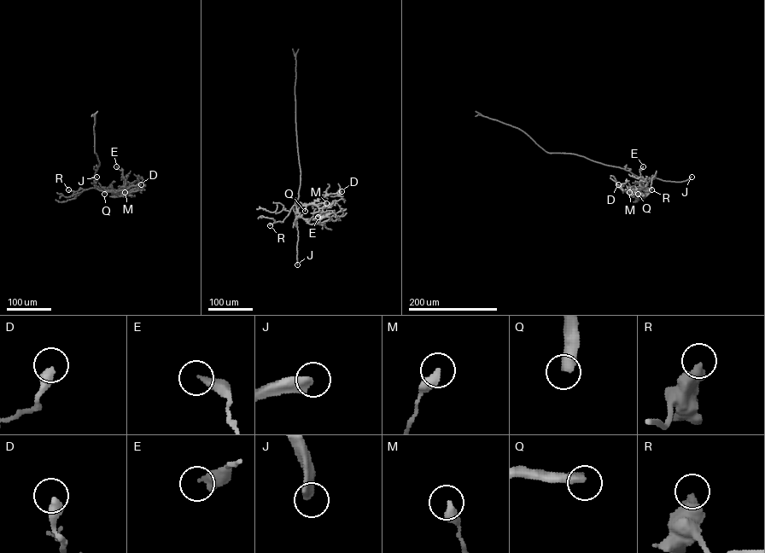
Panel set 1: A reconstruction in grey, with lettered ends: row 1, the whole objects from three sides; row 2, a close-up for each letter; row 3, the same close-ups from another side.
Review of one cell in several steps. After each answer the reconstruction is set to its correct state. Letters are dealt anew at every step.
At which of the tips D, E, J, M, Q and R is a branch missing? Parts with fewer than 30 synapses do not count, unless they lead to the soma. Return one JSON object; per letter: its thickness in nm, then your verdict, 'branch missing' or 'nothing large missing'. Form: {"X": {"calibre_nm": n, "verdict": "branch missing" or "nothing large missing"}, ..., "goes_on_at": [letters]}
{"D": {"calibre_nm": 400, "verdict": "nothing large missing"}, "E": {"calibre_nm": 360, "verdict": "nothing large missing"}, "J": {"calibre_nm": 400, "verdict": "branch missing"}, "M": {"calibre_nm": 440, "verdict": "nothing large missing"}, "Q": {"calibre_nm": 440, "verdict": "branch missing"}, "R": {"calibre_nm": 480, "verdict": "nothing large missing"}, "goes_on_at": ["J", "Q"]}

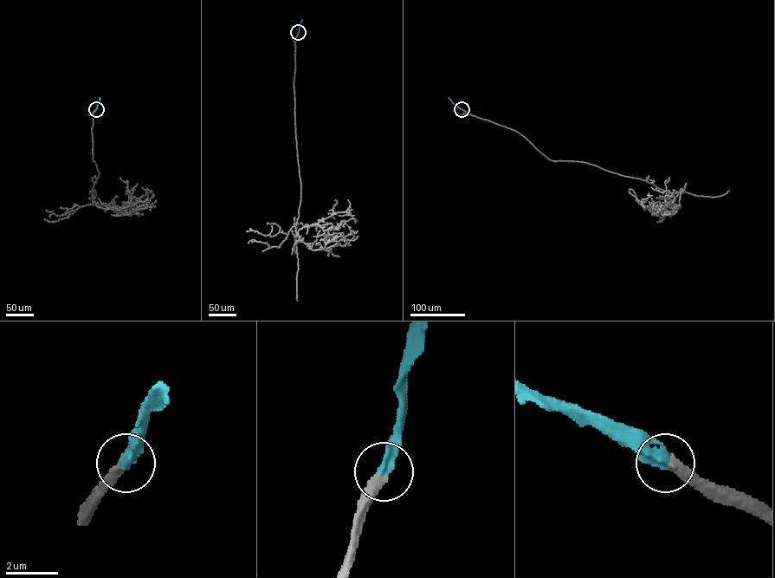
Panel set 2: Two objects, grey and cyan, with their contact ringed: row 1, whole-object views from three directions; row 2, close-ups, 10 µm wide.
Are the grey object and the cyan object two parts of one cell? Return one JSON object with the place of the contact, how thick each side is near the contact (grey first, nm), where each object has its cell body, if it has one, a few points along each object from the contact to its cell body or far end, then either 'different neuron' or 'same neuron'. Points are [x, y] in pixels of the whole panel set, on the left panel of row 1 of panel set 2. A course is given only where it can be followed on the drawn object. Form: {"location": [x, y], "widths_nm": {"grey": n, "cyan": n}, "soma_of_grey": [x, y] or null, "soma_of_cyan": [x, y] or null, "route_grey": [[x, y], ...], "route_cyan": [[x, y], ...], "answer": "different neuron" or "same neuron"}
{"location": [96, 109], "widths_nm": {"grey": 400, "cyan": 440}, "soma_of_grey": null, "soma_of_cyan": null, "route_grey": [[96, 109], [92, 131], [93, 160], [99, 176], [92, 199], [97, 204], [128, 208], [151, 191], [141, 187]], "route_cyan": [[96, 109], [100, 98]], "answer": "same neuron"}

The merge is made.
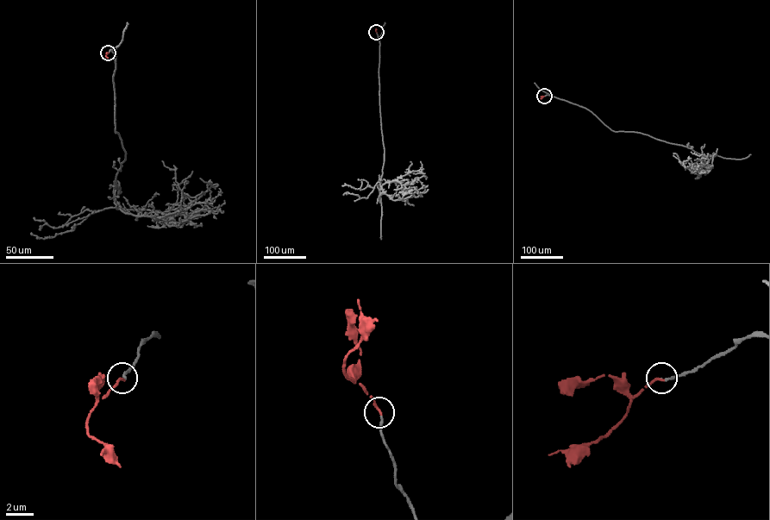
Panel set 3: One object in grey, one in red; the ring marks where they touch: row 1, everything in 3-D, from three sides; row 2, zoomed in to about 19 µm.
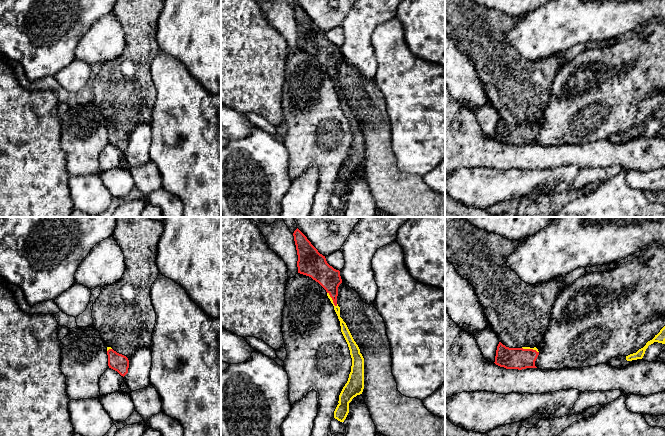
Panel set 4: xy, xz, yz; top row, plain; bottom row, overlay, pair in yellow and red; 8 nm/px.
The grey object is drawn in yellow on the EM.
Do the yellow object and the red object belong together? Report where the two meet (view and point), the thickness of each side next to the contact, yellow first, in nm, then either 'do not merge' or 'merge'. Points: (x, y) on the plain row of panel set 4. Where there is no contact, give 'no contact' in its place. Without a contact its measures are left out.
contact xz (331, 75); calibres 50 and 180 nm; merge

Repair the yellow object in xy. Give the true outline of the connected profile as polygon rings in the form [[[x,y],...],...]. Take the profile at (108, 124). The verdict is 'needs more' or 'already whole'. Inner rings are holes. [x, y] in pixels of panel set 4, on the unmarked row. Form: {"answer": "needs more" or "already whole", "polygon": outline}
{"answer": "needs more", "polygon": [[[107,123],[108,142],[117,147],[121,152],[128,149],[129,136],[126,132],[117,129],[111,123]]]}

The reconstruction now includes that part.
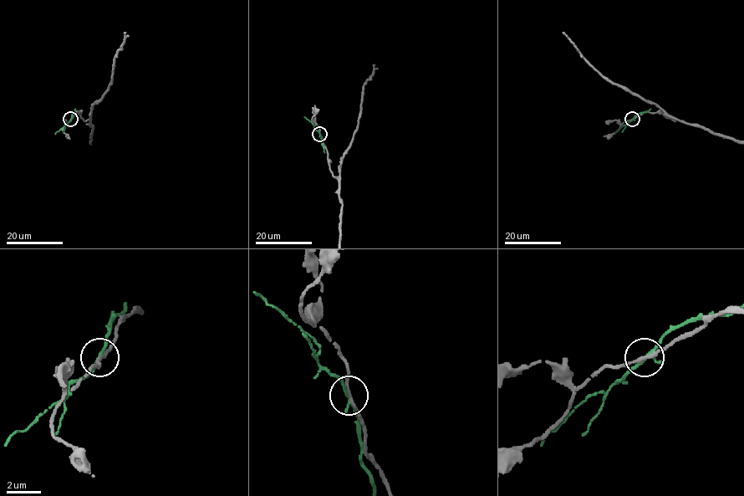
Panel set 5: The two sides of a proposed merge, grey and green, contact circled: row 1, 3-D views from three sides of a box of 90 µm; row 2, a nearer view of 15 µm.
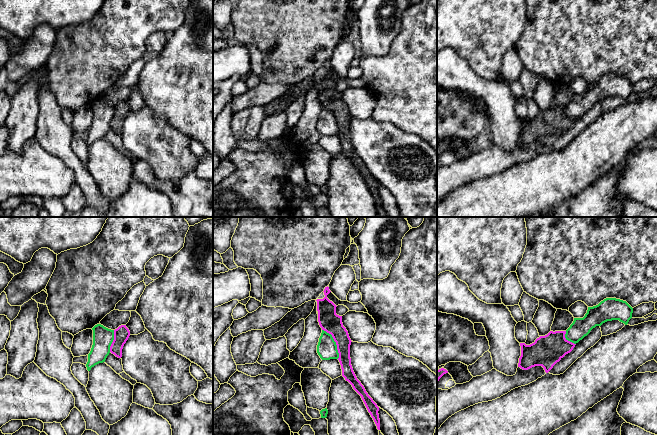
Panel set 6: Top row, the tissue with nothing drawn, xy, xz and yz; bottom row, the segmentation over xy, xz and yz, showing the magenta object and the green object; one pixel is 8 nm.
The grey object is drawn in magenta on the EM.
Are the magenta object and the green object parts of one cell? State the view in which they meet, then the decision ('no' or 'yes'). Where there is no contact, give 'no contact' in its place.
meets magenta in xz; no

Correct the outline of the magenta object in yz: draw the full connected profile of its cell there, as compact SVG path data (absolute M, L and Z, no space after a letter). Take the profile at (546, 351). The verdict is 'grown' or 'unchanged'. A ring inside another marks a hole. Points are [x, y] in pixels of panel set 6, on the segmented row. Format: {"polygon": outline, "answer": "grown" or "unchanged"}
{"polygon": "M550 331L547 335L537 338L530 345L520 343L521 356L518 367L528 370L535 366L542 366L548 373L576 345L568 341L565 334L566 331Z", "answer": "unchanged"}

